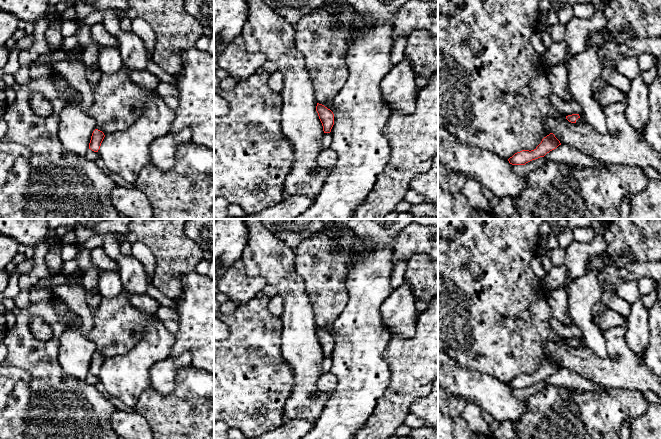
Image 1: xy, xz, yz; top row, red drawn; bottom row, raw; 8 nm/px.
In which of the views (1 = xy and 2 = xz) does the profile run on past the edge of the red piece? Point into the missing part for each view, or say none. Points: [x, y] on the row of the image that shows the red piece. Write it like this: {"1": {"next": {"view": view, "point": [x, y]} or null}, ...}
{"1": {"next": null}, "2": {"next": null}}

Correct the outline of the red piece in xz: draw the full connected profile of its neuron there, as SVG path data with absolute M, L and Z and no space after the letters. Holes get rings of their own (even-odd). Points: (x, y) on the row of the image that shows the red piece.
M317 103L316 111L323 126L324 133L330 133L334 125L333 112L322 104Z

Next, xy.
M95 129L91 136L91 140L89 143L89 149L91 149L94 152L98 152L104 137L105 135L102 131Z

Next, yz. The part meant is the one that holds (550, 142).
M550 133L544 137L541 143L534 150L522 150L515 153L508 159L512 165L525 165L526 163L544 157L550 151L556 149L561 145L560 141L555 137L553 133Z

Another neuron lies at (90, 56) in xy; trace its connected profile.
M95 43L85 47L84 53L81 58L87 68L93 68L97 66L97 61L100 53L100 45Z

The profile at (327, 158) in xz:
M323 148L316 157L316 161L319 166L330 170L337 162L337 153L331 148Z

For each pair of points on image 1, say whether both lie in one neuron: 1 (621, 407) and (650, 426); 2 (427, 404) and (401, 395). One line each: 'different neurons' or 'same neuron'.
1: different neurons
2: different neurons

